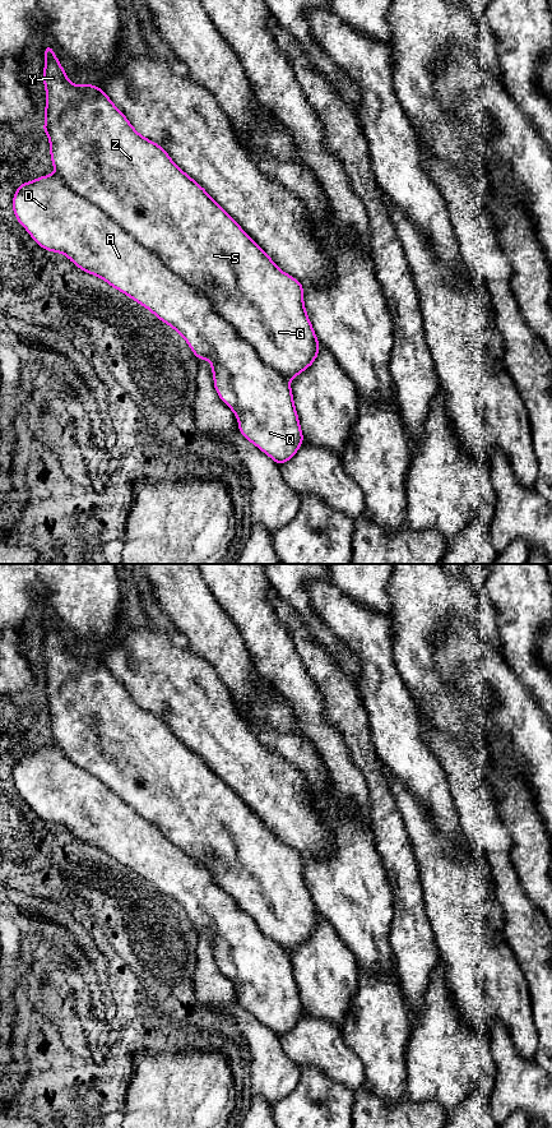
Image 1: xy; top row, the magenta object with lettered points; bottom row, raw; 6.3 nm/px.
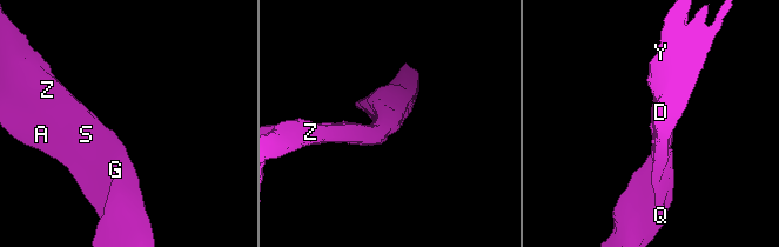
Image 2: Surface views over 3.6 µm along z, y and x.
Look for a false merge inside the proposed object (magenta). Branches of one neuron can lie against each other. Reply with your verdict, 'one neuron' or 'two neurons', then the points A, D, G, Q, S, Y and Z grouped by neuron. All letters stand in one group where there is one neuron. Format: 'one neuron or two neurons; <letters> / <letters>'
two neurons; A D Q / G S Y Z

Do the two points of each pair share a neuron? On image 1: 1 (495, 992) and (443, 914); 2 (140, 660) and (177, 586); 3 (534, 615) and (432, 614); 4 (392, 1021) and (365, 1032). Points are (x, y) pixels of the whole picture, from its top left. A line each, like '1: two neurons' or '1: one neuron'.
1: one neuron
2: two neurons
3: two neurons
4: one neuron

